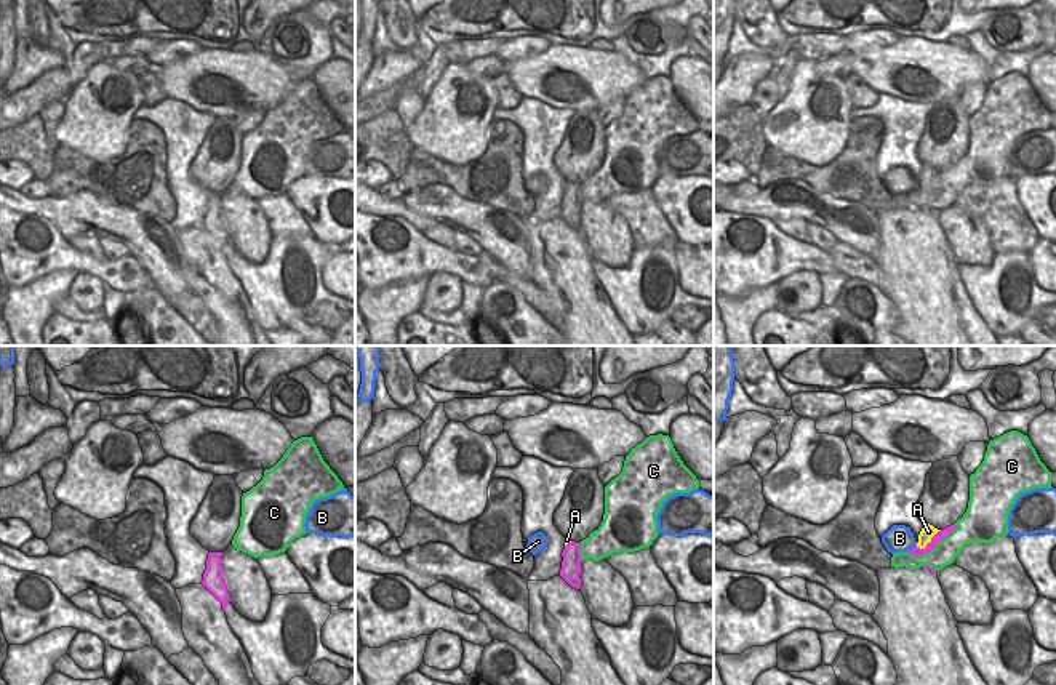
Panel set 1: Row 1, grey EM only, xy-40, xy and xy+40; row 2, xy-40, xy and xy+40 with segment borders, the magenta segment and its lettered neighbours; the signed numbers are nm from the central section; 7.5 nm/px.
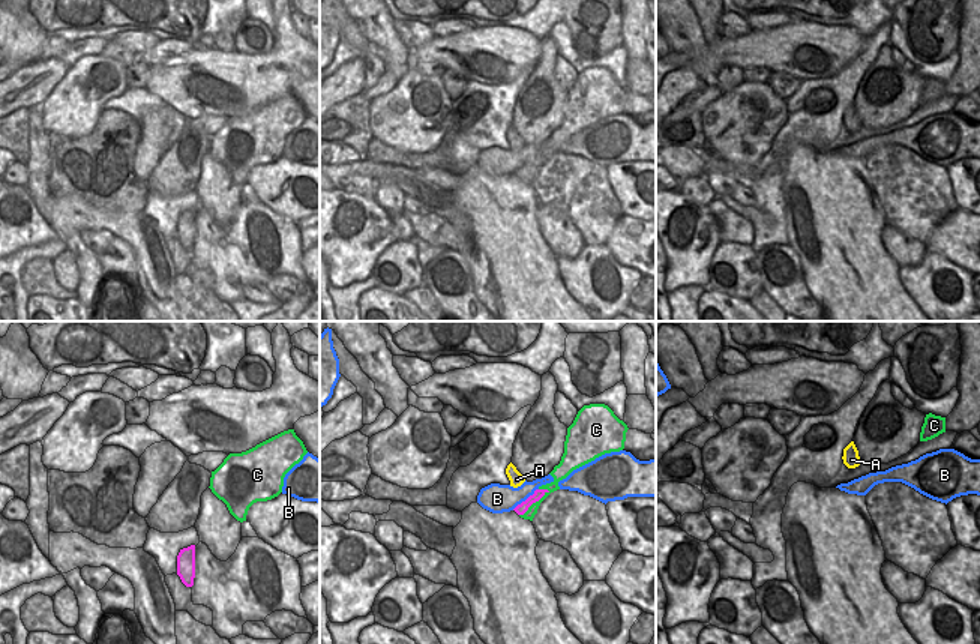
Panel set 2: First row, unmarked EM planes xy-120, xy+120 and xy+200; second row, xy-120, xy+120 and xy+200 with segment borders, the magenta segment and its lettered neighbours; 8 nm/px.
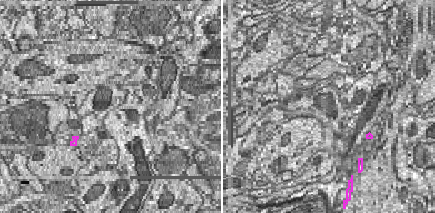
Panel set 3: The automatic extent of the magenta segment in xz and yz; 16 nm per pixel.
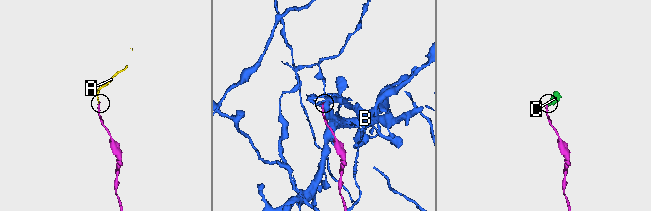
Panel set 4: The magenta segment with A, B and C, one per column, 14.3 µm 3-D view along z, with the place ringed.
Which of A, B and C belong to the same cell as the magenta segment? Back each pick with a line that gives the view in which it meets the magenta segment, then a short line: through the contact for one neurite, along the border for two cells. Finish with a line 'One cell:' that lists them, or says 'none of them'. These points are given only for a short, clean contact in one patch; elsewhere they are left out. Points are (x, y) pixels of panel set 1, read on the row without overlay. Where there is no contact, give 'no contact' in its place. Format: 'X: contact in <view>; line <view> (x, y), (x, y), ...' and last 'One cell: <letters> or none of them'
A: contact in xy+40
One cell: A

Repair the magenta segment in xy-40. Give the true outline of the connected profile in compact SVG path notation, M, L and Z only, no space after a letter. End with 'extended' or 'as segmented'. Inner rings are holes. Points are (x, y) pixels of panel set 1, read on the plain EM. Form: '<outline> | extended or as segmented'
M222 194L208 195L202 226L222 245L222 250L226 251L229 246L229 234L222 221L221 197Z | as segmented

